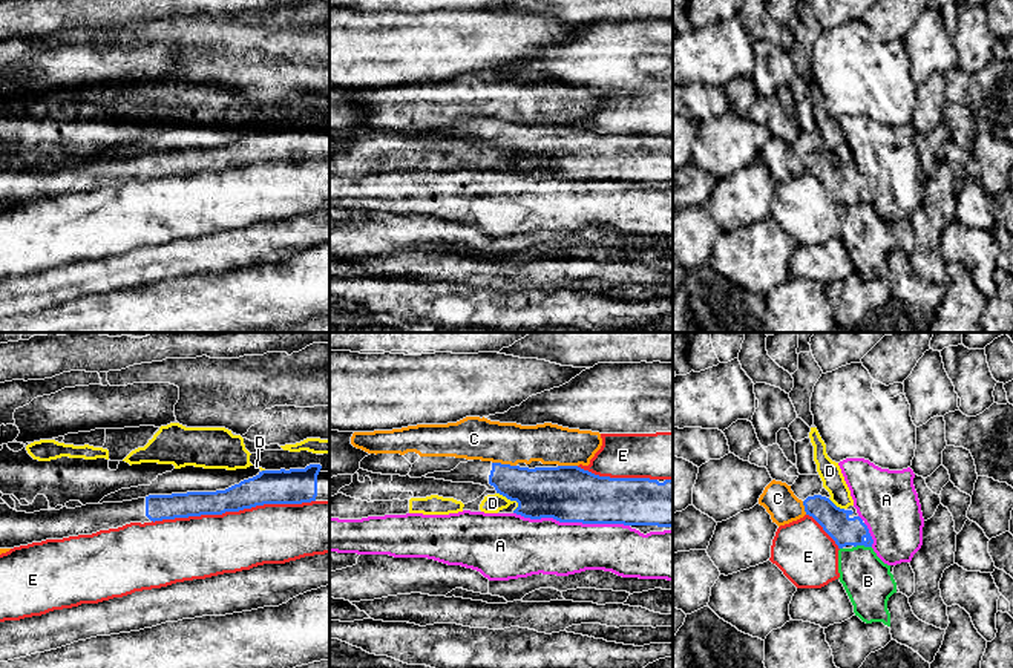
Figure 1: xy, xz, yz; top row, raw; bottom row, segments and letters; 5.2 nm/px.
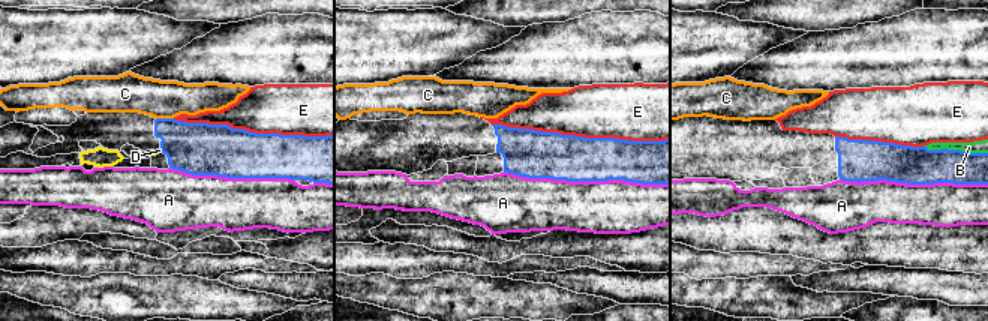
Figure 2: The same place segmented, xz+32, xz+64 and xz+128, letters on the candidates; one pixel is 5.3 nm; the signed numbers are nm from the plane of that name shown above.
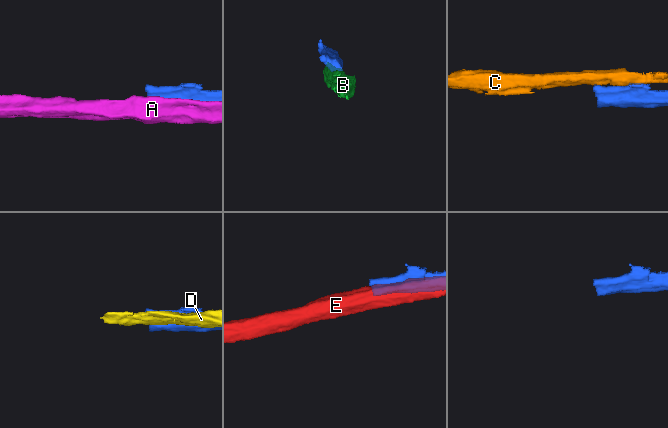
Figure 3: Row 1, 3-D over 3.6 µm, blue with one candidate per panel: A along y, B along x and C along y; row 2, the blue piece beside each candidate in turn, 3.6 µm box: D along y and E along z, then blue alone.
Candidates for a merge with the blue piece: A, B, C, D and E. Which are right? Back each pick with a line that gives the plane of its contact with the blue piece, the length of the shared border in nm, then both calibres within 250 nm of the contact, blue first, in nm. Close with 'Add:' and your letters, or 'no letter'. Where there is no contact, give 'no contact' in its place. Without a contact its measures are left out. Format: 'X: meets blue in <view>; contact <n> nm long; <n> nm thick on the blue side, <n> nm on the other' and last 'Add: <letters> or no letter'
Add: no letter

